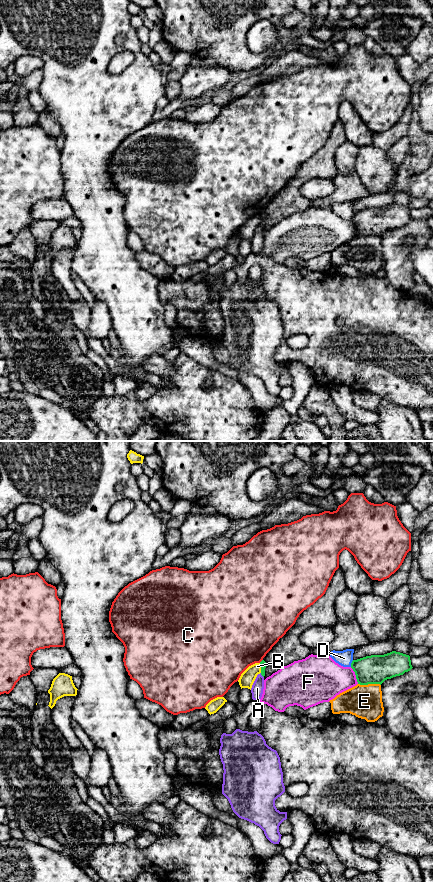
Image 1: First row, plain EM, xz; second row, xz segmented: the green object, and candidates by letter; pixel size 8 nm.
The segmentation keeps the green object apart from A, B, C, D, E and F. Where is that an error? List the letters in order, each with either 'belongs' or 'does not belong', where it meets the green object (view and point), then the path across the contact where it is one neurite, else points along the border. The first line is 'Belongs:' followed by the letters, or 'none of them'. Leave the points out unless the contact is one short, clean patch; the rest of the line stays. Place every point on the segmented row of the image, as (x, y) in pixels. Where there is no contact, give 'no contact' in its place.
Belongs: none of them
A: does not belong; meets green in xz at (261, 674); border along xz (260, 673), (263, 677)
B: does not belong; meets green in xz at (261, 668); border along xz (259, 663), (261, 672)
C: does not belong; meets green in xz at (261, 661)
D: does not belong; meets green in xz at (351, 663); border along xz (353, 660), (350, 666)
E: does not belong; meets green in xz at (369, 683)
F: does not belong; meets green in xz at (355, 674)

